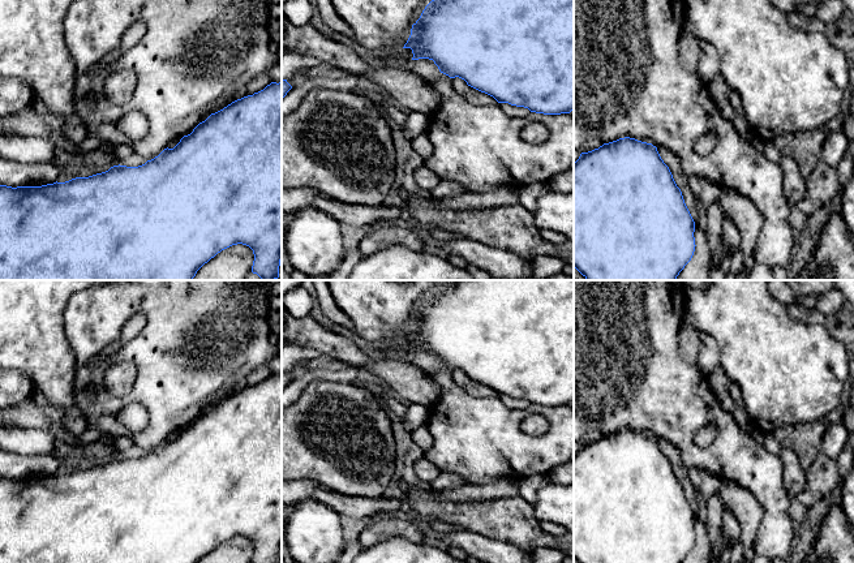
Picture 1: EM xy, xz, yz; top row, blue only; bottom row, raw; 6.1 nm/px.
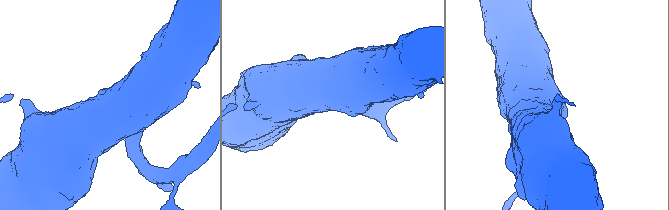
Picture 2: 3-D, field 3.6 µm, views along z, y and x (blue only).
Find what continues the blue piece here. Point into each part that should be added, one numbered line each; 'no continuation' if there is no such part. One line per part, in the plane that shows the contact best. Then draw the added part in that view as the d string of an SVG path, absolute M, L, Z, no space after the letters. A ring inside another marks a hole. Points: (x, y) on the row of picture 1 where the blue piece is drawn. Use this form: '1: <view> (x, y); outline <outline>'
no continuation

